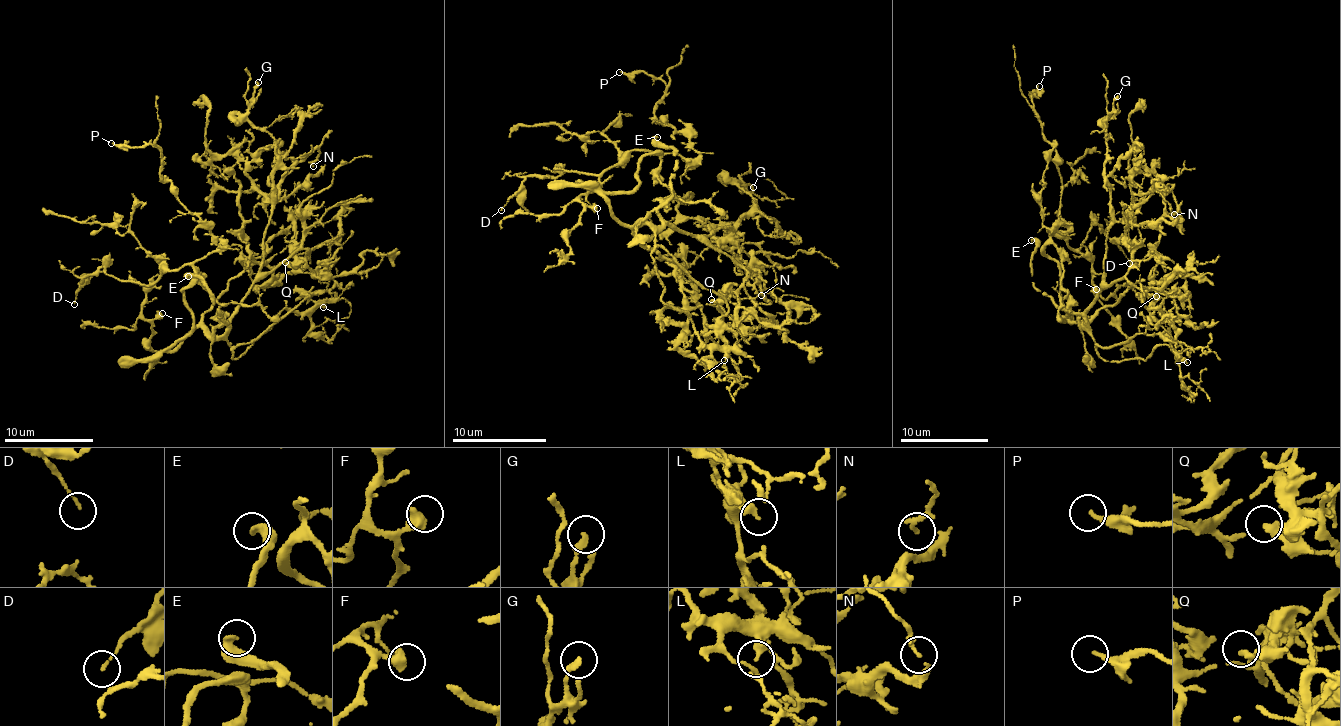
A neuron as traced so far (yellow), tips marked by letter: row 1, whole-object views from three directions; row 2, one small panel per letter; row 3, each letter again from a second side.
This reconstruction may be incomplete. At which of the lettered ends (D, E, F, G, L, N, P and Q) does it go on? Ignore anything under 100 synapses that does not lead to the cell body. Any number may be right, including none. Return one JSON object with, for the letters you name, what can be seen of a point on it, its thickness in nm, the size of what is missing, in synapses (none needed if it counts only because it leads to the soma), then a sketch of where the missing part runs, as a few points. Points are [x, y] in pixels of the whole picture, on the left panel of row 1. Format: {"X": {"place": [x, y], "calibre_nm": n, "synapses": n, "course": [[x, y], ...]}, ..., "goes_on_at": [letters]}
{"E": {"place": [188, 276], "calibre_nm": 440, "course": [[188, 276], [217, 284], [232, 276], [278, 276], [362, 243]]}, "goes_on_at": ["E"]}

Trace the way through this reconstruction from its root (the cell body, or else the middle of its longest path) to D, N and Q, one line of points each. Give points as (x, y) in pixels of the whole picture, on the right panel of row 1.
D: (1071, 296), (1061, 282), (1063, 267), (1051, 232), (1077, 250), (1088, 229), (1101, 223), (1104, 235), (1129, 263)
N: (1071, 296), (1073, 313), (1094, 300), (1104, 272), (1108, 230), (1133, 205), (1135, 193), (1159, 192), (1174, 214)
Q: (1071, 296), (1071, 311), (1079, 314), (1100, 288), (1126, 278), (1129, 284), (1150, 297), (1156, 300), (1156, 296)

